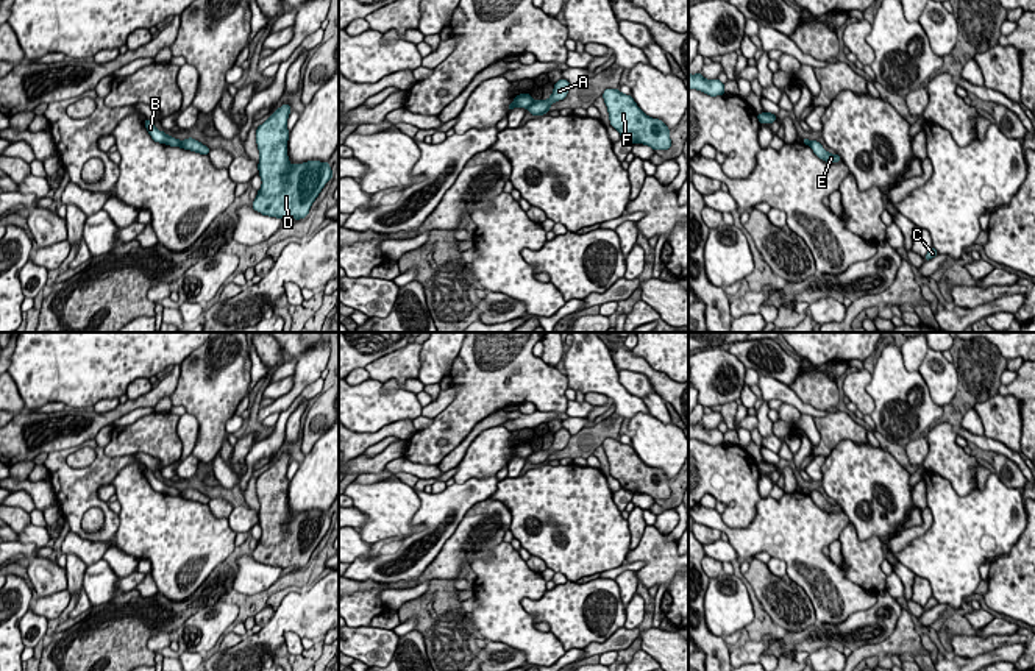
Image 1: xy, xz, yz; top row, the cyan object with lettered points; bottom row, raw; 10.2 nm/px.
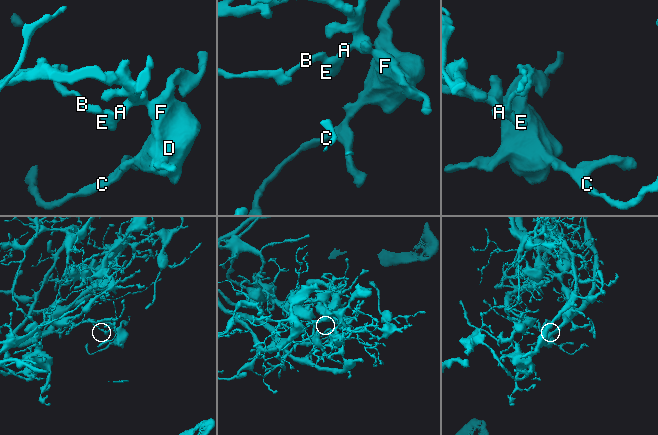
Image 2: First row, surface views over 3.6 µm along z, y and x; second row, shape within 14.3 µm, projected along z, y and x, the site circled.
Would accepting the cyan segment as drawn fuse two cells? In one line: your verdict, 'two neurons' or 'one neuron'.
two neurons

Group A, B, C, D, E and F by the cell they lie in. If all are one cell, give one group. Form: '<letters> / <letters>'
A C D E F / B

